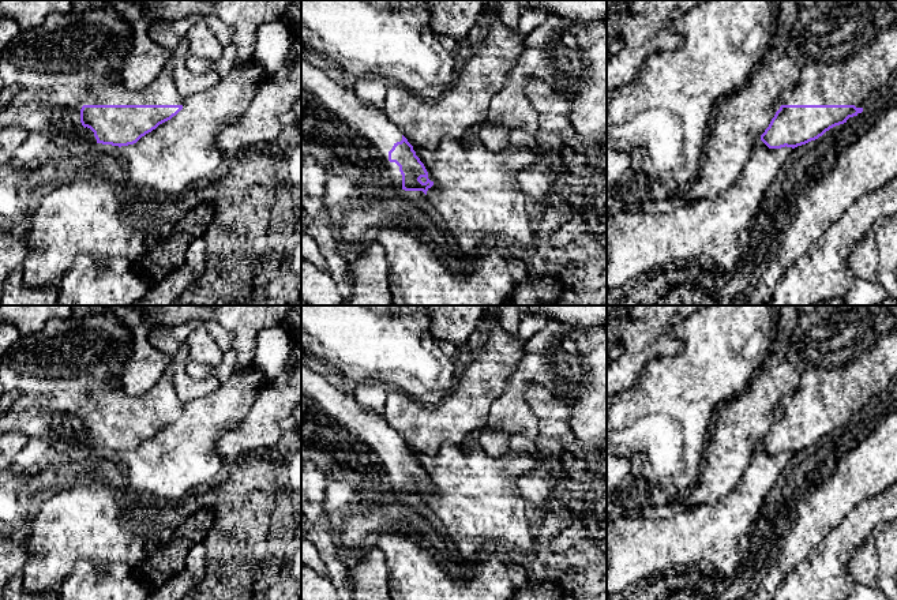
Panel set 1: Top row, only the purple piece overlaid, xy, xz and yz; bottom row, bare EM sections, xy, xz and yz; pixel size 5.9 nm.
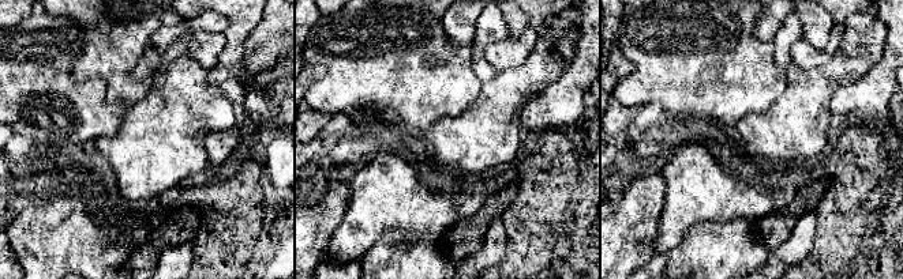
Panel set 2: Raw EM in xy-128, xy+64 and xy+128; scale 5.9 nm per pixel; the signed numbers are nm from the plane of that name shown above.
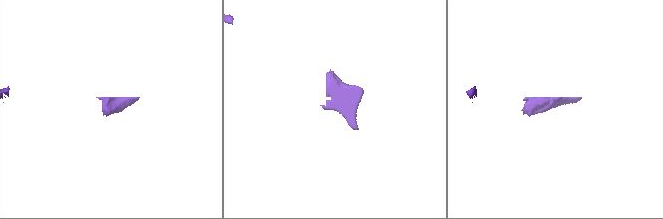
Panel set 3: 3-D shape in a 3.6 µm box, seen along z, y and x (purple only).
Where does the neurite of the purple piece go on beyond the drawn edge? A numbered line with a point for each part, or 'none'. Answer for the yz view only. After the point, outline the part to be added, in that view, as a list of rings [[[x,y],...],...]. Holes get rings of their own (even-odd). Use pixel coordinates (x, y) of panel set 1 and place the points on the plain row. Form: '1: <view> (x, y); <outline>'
1: yz (845, 355); [[[818,305],[812,312],[802,312],[789,337],[787,357],[799,372],[800,383],[793,394],[780,401],[781,410],[855,410],[866,406],[886,393],[897,380],[897,305]]]

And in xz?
1: xz (338, 437); [[[301,364],[301,465],[312,462],[322,475],[346,480],[354,491],[371,491],[387,500],[402,494],[399,472],[389,466],[389,457],[401,446],[402,439],[384,416],[363,409],[353,395]]]

